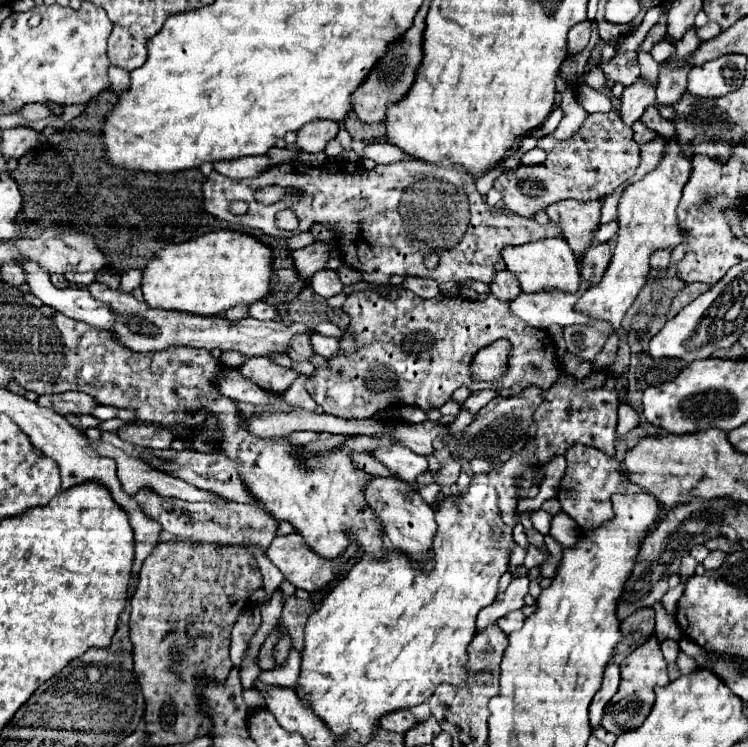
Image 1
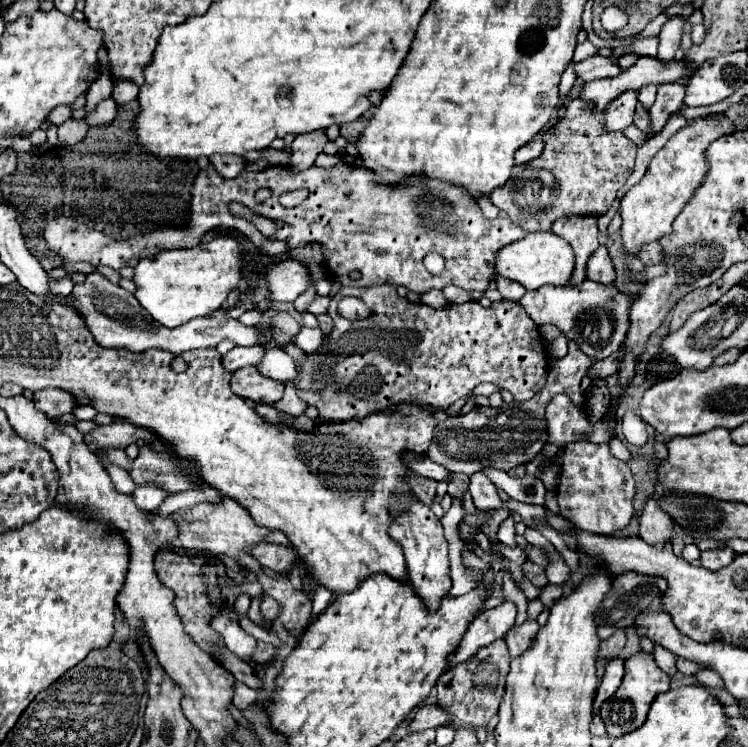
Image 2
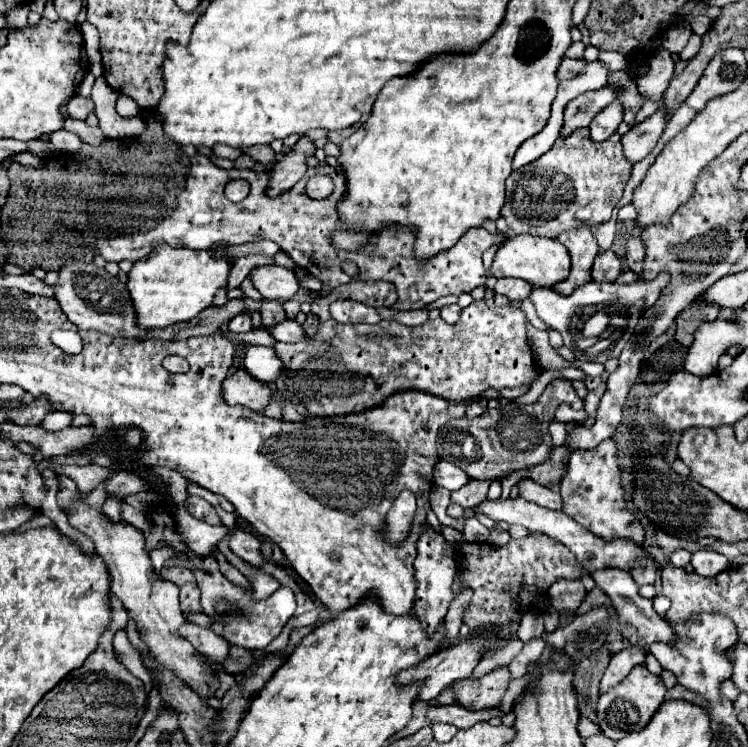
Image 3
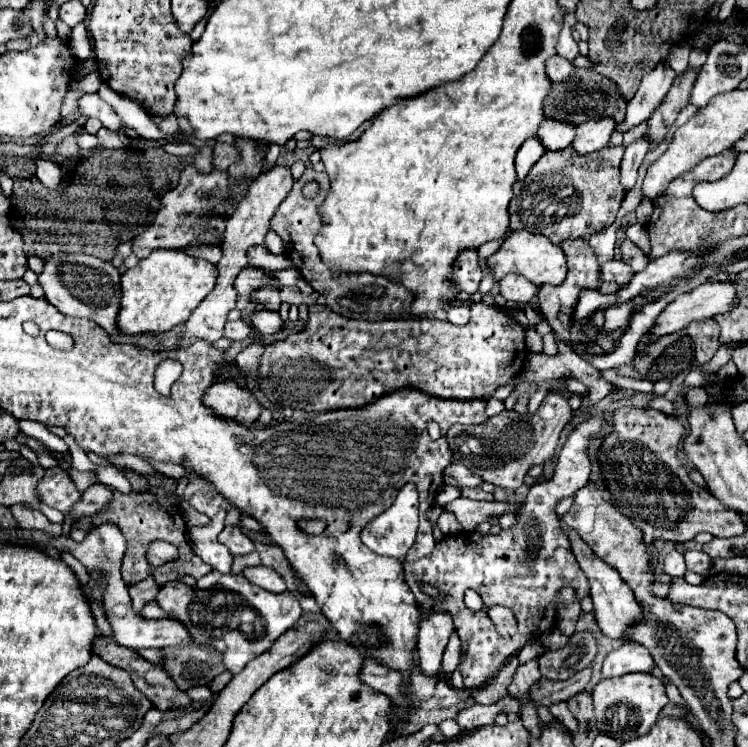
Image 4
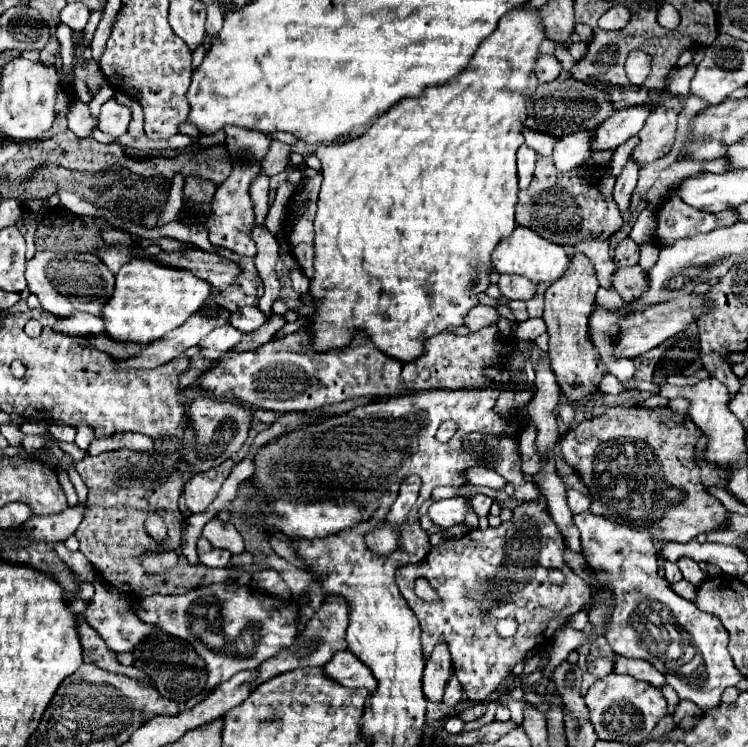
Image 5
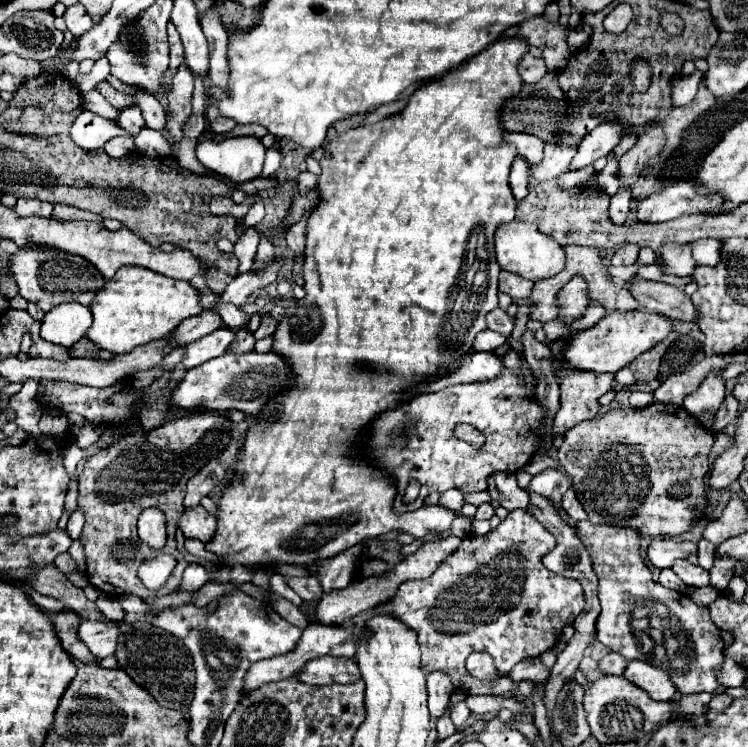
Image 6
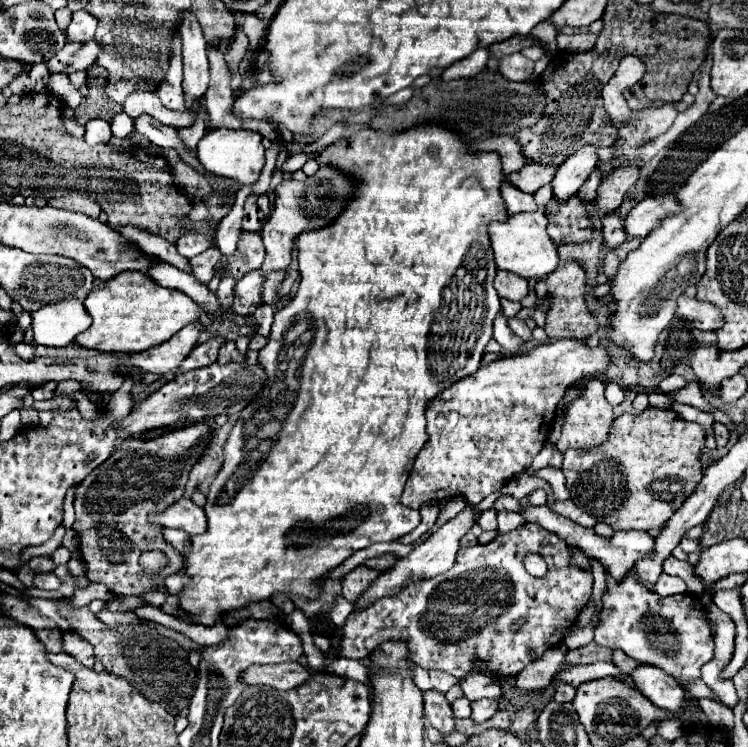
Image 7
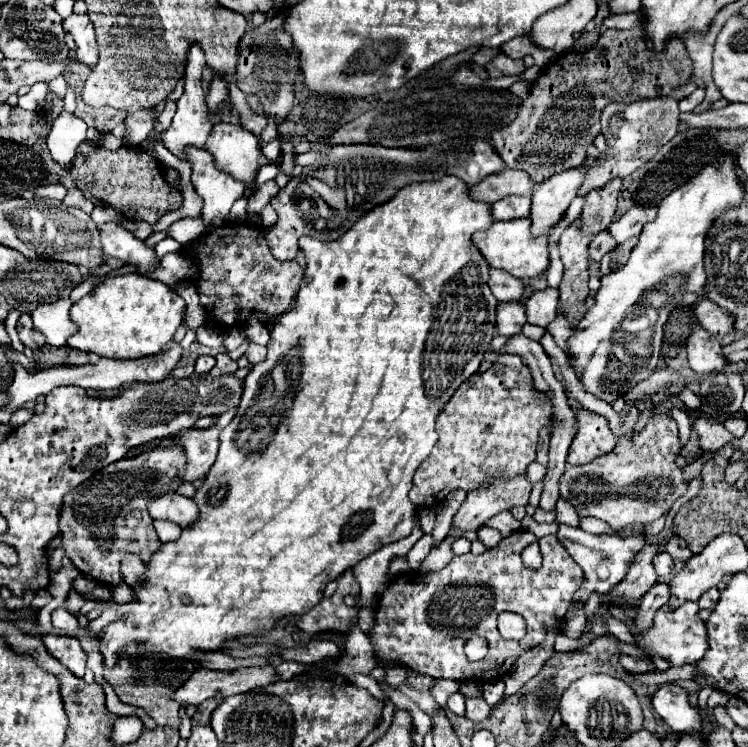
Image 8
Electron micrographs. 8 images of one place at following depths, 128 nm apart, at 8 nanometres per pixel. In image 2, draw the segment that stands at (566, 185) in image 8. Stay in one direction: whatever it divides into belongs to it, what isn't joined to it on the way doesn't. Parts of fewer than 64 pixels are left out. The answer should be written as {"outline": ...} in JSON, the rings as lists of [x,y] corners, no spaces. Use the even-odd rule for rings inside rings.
{"outline":[[[680,16],[668,18],[660,32],[660,48],[658,48],[658,60],[660,62],[672,62],[676,50],[680,48],[680,36],[682,36],[682,26],[686,20]]]}

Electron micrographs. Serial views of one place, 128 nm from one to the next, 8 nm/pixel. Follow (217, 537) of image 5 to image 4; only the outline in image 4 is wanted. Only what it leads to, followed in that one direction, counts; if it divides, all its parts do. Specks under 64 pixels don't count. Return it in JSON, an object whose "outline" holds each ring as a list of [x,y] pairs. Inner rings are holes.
{"outline":[[[224,526],[224,530],[218,534],[218,540],[236,556],[236,554],[250,554],[254,552],[254,542],[242,534],[236,526]]]}

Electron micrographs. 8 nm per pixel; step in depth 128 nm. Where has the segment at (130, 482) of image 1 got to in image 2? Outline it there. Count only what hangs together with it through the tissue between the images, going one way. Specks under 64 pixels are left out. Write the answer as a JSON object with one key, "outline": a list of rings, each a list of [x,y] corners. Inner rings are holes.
{"outline":[[[146,484],[146,486],[140,486],[132,492],[134,500],[136,500],[136,506],[140,506],[140,510],[144,512],[154,512],[154,508],[158,508],[170,494],[162,488],[158,488],[156,484]]]}

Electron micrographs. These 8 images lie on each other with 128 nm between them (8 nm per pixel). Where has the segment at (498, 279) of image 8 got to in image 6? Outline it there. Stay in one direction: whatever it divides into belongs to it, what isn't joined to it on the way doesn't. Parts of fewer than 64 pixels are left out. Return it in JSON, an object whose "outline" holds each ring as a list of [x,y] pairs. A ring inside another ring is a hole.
{"outline":[[[500,272],[500,292],[508,294],[512,300],[526,300],[532,292],[534,282],[520,278],[518,274],[512,272]]]}

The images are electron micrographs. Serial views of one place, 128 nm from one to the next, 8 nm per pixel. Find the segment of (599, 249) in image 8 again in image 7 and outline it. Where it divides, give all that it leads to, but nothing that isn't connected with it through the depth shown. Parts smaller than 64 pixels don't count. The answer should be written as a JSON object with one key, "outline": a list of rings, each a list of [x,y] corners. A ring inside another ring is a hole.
{"outline":[[[608,214],[606,218],[602,218],[602,246],[604,248],[616,248],[626,240],[626,232],[622,226],[622,220],[618,218],[618,214]]]}

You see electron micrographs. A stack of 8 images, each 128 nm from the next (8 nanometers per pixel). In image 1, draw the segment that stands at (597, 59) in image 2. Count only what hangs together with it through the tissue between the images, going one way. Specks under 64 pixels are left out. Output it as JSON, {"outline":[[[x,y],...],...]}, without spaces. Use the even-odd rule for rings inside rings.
{"outline":[[[624,52],[624,54],[616,54],[610,60],[602,60],[600,62],[600,70],[604,72],[604,76],[608,80],[620,82],[624,86],[630,86],[638,78],[636,52]]]}

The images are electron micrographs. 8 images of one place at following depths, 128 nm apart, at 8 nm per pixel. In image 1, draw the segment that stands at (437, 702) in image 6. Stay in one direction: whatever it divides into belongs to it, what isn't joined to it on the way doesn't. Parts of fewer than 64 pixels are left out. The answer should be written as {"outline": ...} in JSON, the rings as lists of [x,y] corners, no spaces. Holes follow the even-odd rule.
{"outline":[[[376,476],[364,490],[370,508],[378,514],[378,520],[384,526],[386,536],[392,542],[392,548],[416,558],[416,568],[432,568],[432,540],[436,534],[434,508],[428,506],[418,492],[412,490],[410,484],[396,478],[380,478]]]}

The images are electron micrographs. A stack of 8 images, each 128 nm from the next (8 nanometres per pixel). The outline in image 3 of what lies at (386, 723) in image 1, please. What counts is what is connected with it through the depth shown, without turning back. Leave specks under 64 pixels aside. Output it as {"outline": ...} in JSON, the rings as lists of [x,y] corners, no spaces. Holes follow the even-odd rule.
{"outline":[[[460,704],[452,706],[430,706],[428,708],[428,720],[432,724],[446,722],[454,724],[456,728],[470,728],[476,722],[488,722],[494,716],[502,716],[500,708],[484,708],[484,712],[470,712],[468,708],[460,708]]]}

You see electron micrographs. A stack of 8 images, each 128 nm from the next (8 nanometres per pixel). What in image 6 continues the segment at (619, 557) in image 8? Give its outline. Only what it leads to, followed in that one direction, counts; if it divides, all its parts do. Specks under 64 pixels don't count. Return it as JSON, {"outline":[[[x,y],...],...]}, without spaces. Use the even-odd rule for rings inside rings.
{"outline":[[[496,472],[488,478],[488,484],[490,484],[492,500],[498,500],[506,510],[518,510],[518,508],[528,510],[530,508],[530,494],[518,486],[514,474]],[[656,538],[652,542],[648,542],[648,560],[656,566],[656,568],[670,568],[674,560],[678,558],[688,558],[690,554],[696,554],[696,544],[692,542],[674,542],[674,540],[662,540]]]}

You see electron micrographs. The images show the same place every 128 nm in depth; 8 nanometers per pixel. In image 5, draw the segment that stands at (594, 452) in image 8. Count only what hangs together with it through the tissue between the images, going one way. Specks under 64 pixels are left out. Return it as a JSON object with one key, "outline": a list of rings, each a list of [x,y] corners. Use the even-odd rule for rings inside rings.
{"outline":[[[576,254],[572,256],[568,264],[568,272],[558,282],[554,282],[544,294],[546,306],[544,306],[542,318],[550,334],[548,356],[550,356],[550,364],[556,374],[558,386],[570,402],[582,402],[586,396],[594,394],[600,386],[600,380],[608,372],[604,366],[598,364],[600,354],[596,352],[588,334],[588,318],[594,310],[596,290],[598,290],[598,280],[590,260],[582,254]]]}

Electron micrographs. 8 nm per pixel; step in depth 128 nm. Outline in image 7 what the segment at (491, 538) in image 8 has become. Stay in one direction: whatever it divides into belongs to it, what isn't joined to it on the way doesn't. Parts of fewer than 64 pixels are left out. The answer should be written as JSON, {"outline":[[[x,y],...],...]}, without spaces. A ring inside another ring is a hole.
{"outline":[[[492,508],[492,510],[484,510],[484,512],[480,514],[478,524],[480,524],[482,530],[496,530],[496,528],[498,528],[498,524],[496,524],[496,510],[494,510],[494,508]]]}

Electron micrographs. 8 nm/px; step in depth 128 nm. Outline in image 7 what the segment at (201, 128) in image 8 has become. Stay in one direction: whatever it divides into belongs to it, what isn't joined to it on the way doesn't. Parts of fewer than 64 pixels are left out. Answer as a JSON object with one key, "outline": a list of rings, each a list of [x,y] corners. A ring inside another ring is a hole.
{"outline":[[[184,12],[182,16],[180,38],[184,56],[184,96],[186,96],[186,108],[192,110],[194,102],[204,96],[210,76],[206,58],[206,40],[192,12]]]}

